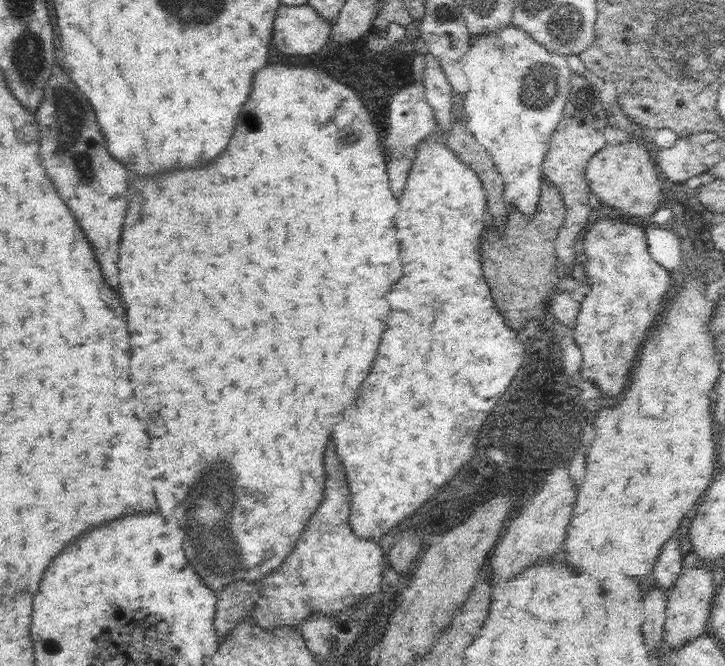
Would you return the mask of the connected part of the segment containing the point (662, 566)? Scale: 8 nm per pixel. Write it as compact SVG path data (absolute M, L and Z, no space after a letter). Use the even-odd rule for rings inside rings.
M673 536L672 539L668 539L668 544L662 548L662 554L660 554L660 558L656 562L656 568L654 568L656 584L662 590L667 592L672 590L682 571L684 571L682 566L683 553L678 540Z

